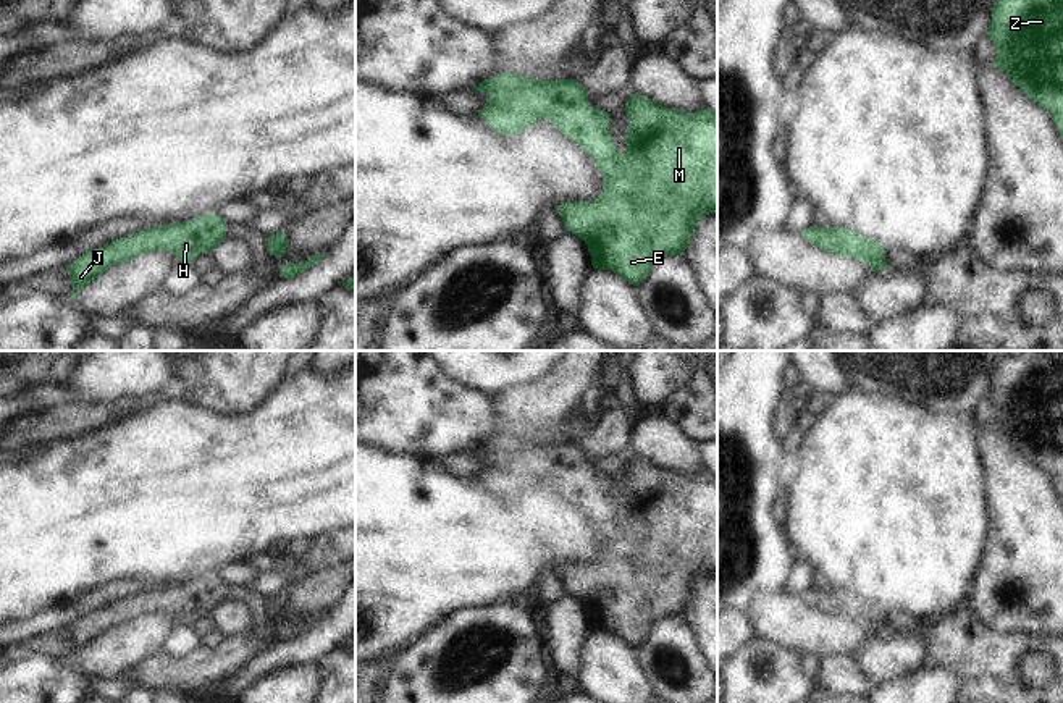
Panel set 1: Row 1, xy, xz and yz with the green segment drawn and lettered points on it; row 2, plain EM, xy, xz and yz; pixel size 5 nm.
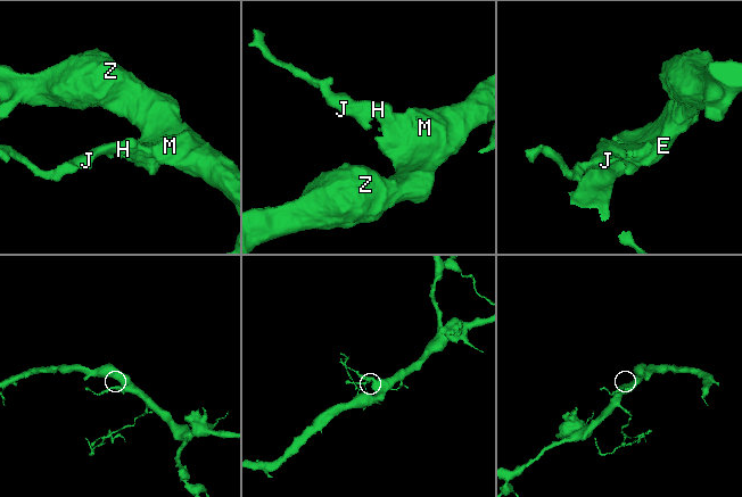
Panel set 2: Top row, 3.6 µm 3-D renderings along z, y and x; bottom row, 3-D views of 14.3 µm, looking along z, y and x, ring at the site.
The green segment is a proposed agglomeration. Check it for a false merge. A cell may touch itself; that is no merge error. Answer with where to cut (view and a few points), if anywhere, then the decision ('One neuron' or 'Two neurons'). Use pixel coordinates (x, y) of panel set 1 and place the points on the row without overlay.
No split. One neuron.

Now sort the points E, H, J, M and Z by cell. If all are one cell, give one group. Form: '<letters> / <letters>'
E H J M Z

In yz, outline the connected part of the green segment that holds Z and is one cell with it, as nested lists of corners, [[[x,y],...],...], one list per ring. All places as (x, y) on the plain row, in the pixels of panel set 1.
[[[1063,351],[998,357],[987,399],[997,409],[994,428],[1047,472],[1063,498]]]

